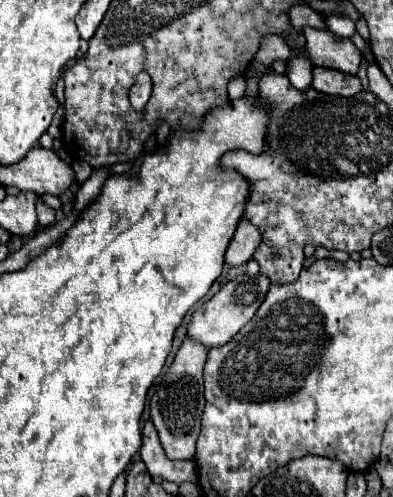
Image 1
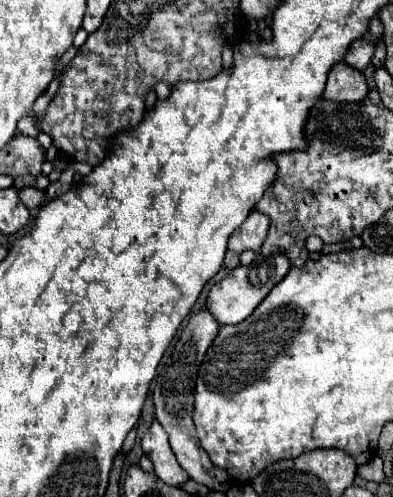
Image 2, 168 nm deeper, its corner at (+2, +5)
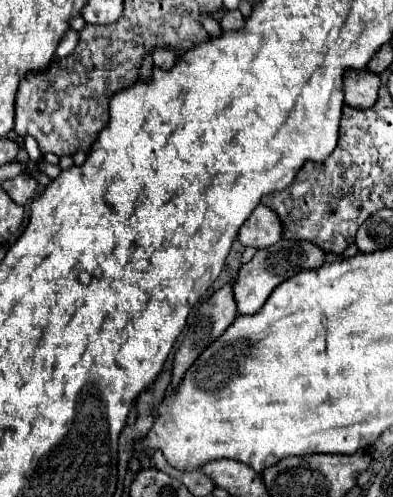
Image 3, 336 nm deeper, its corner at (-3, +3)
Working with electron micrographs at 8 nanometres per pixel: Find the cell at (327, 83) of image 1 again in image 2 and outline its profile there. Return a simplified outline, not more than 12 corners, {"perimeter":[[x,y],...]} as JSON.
{"perimeter":[[335,63],[325,99],[351,103],[367,95],[361,71]]}

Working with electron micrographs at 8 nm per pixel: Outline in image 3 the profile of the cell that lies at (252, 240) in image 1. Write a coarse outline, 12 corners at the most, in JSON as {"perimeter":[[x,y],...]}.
{"perimeter":[[258,205],[242,225],[244,247],[264,249],[282,239],[282,223]]}

